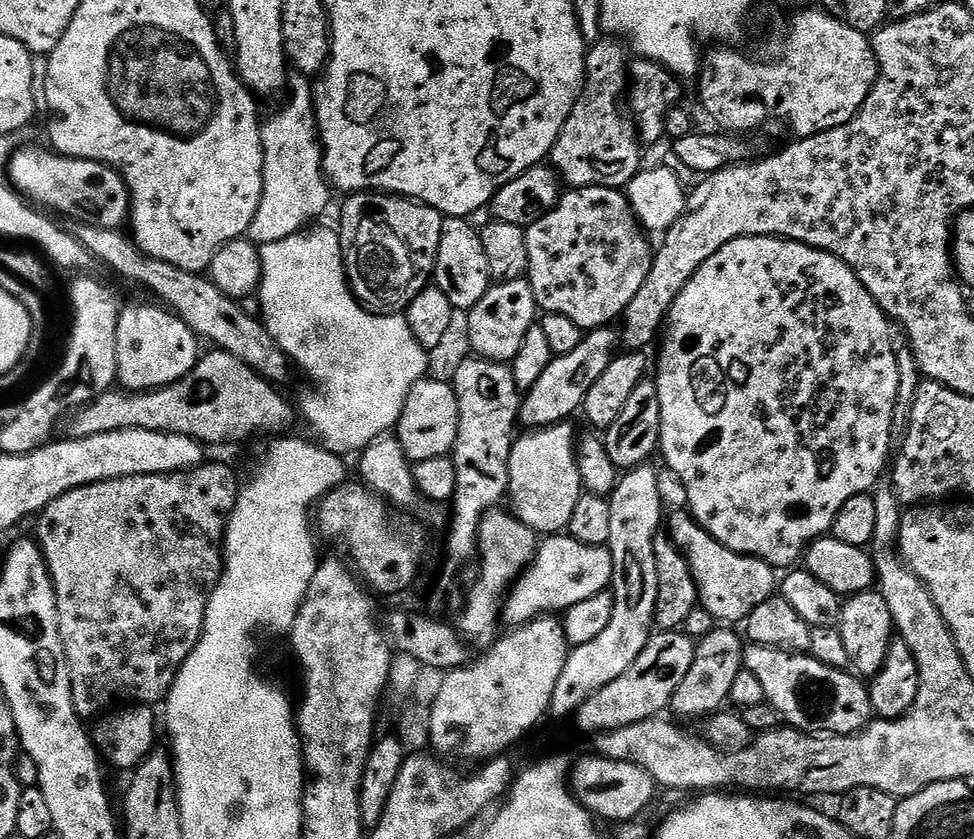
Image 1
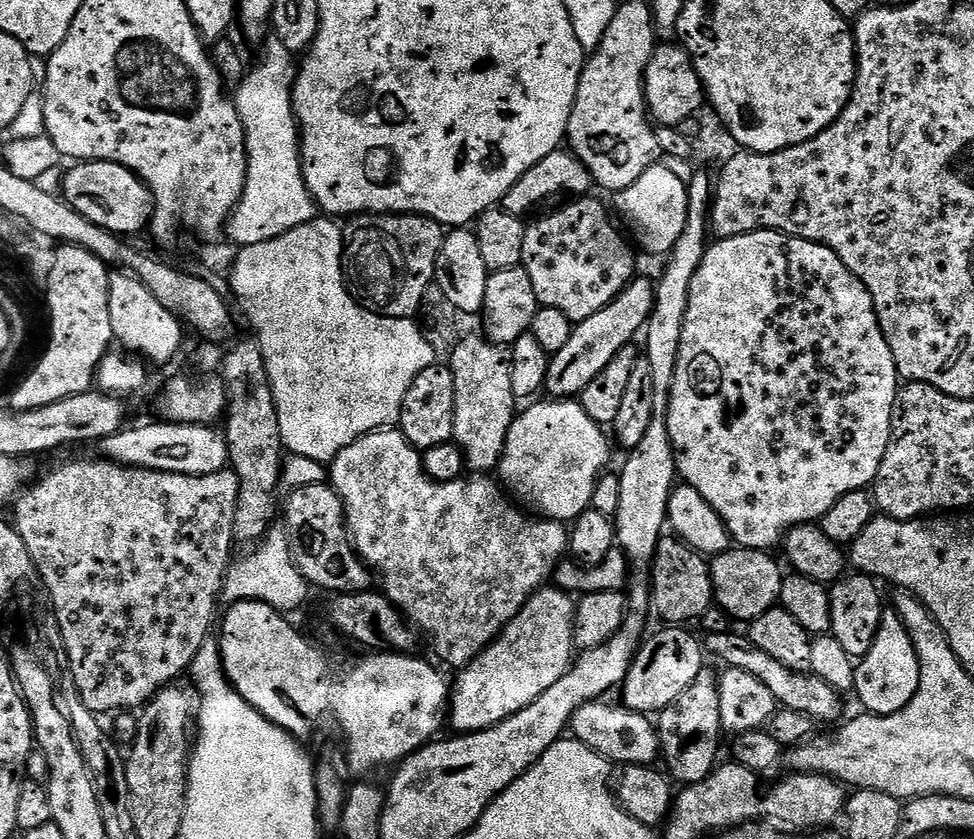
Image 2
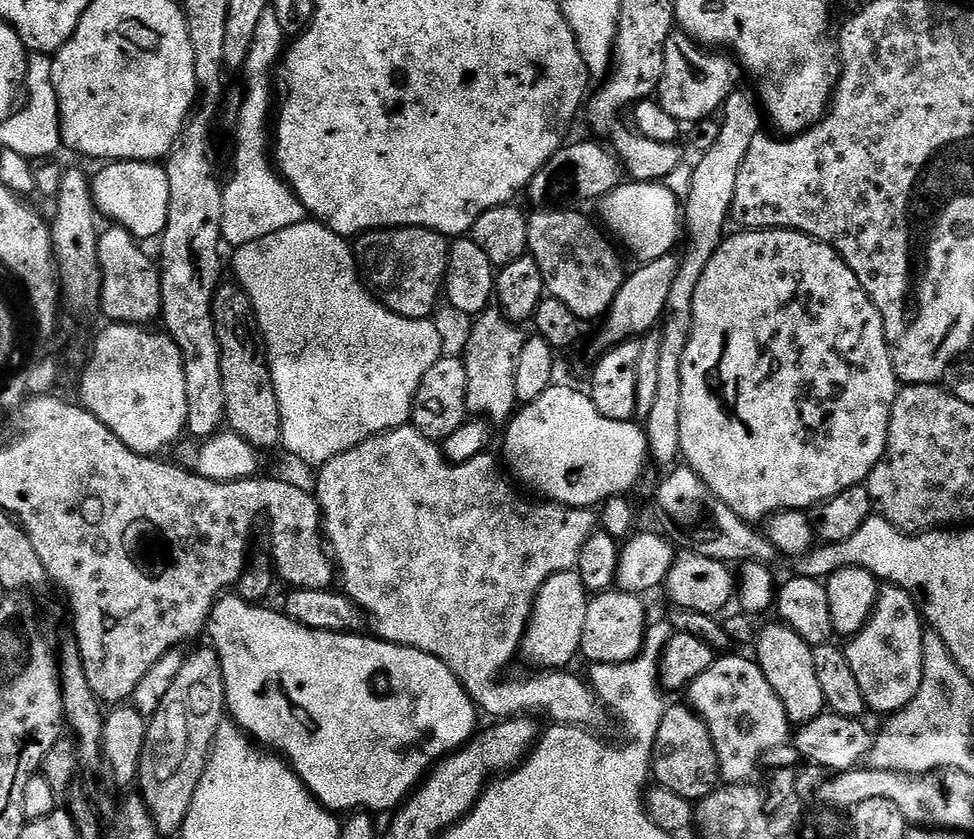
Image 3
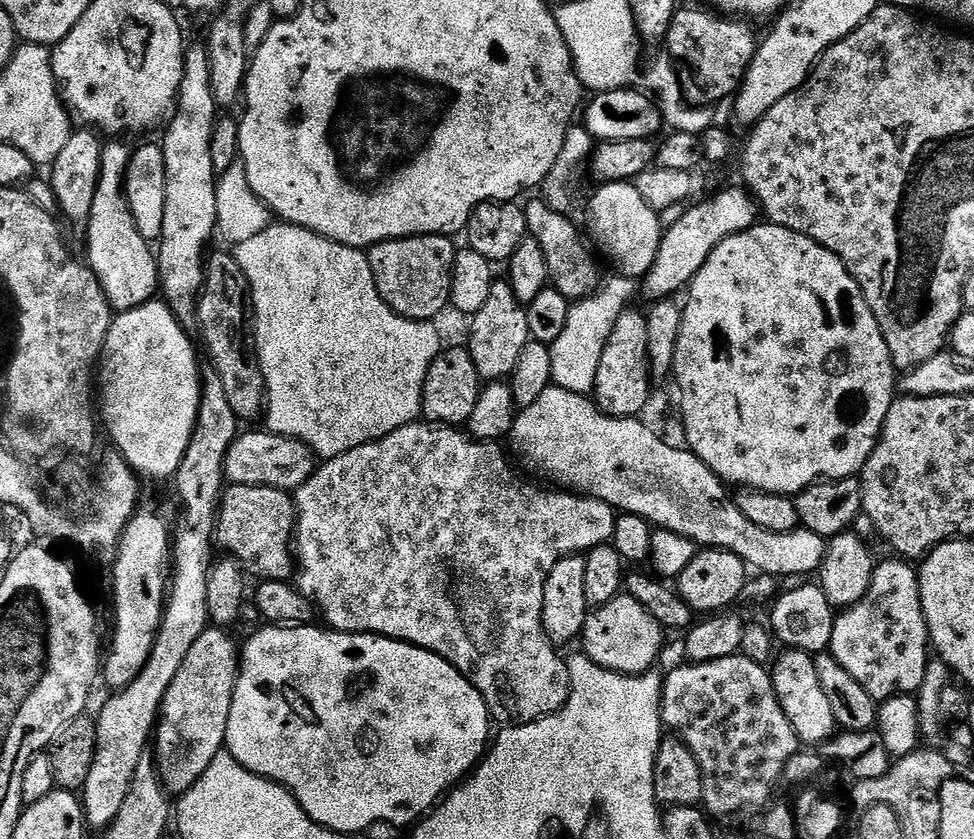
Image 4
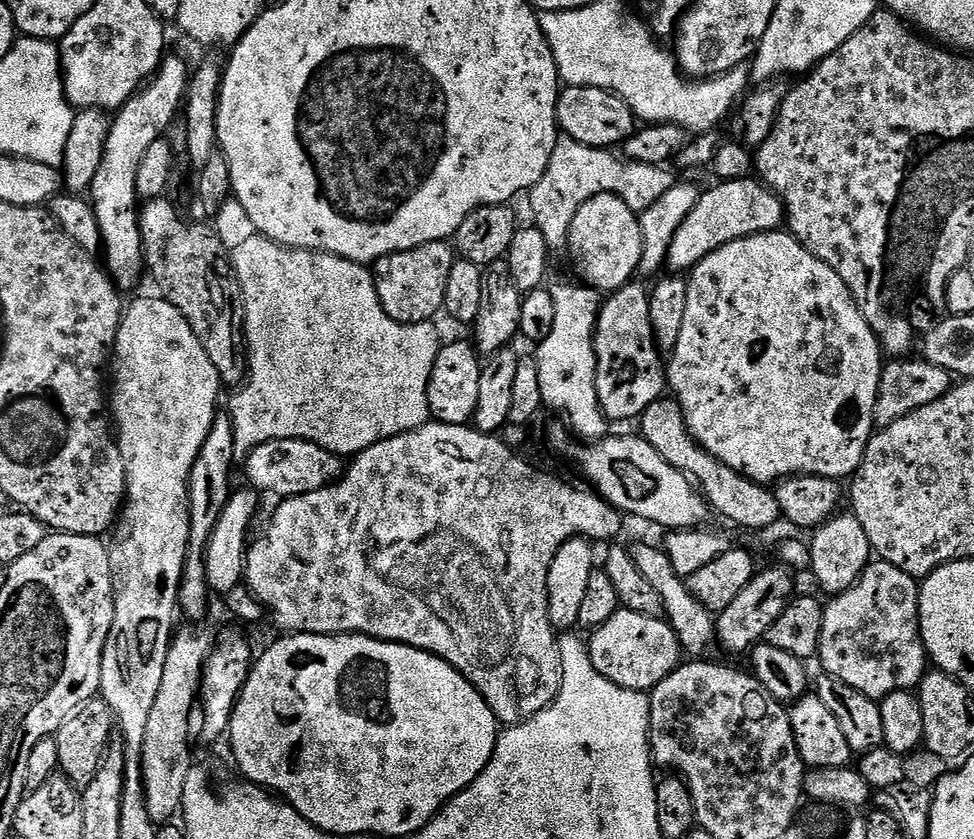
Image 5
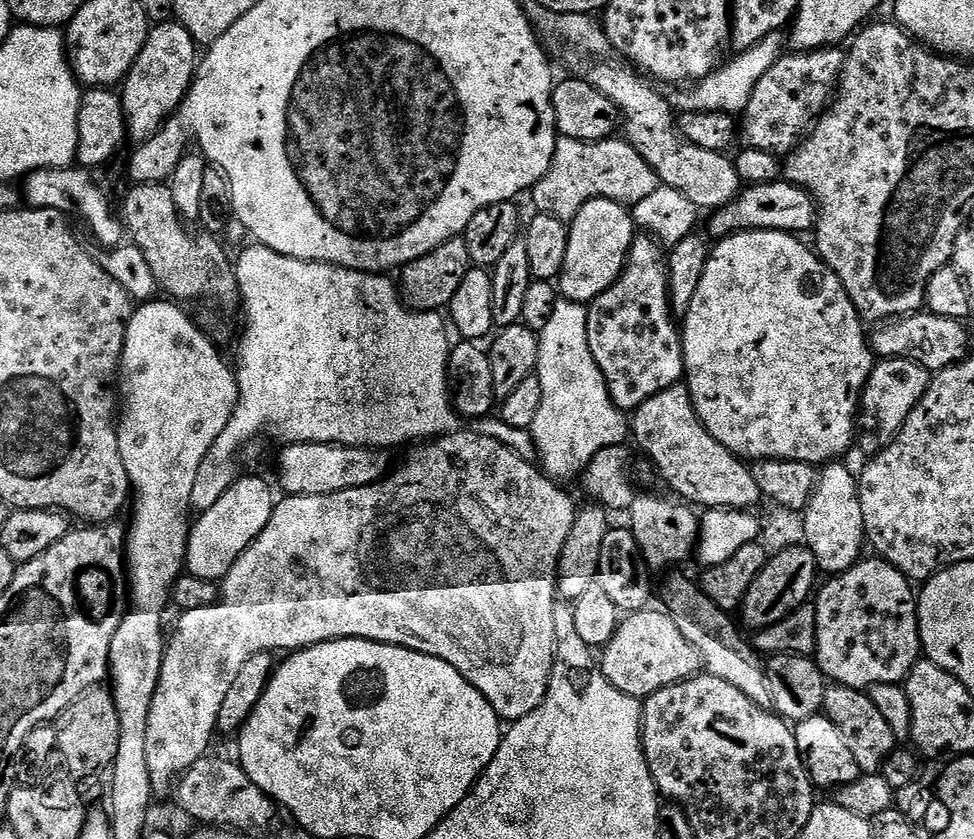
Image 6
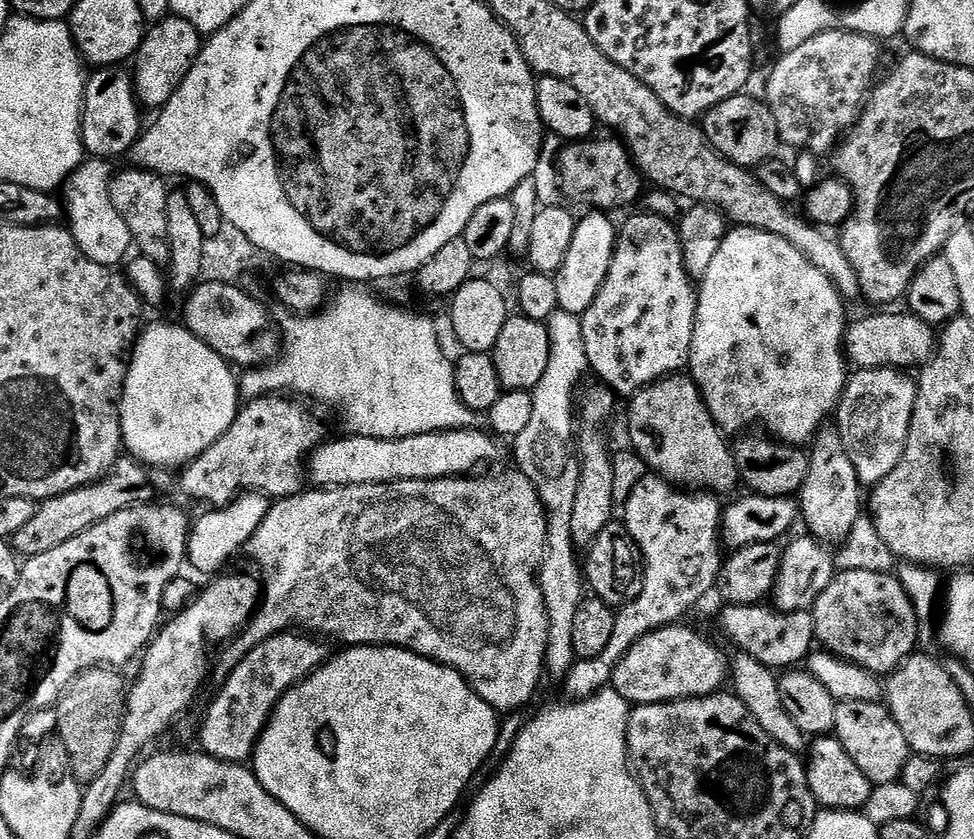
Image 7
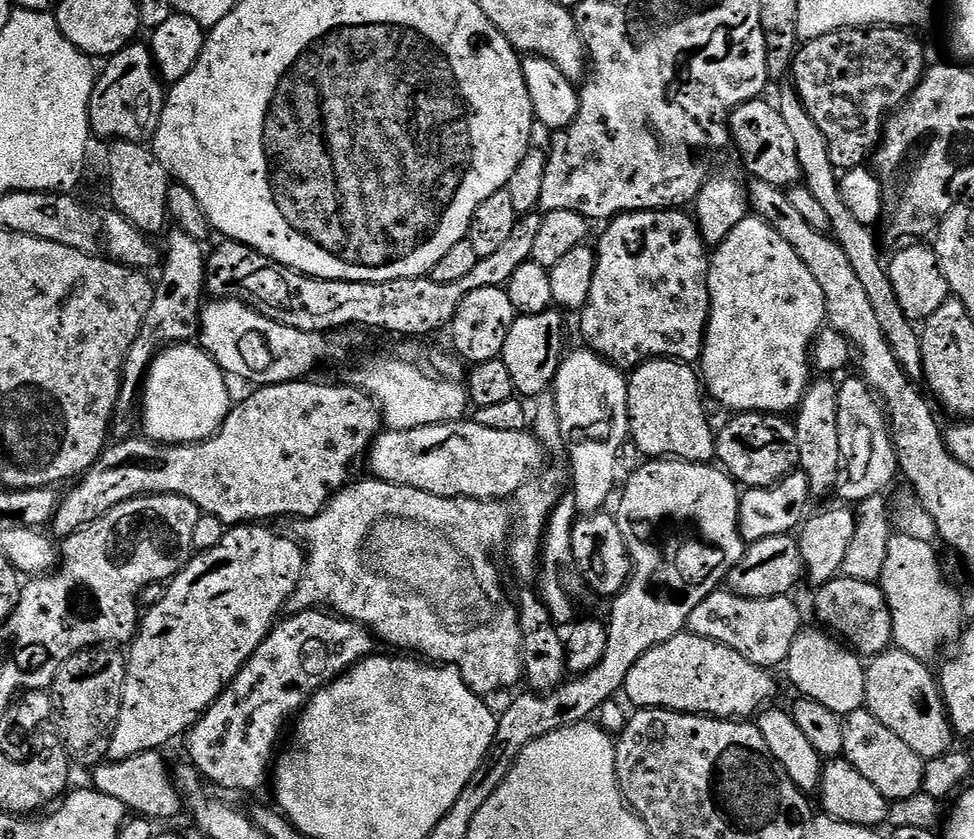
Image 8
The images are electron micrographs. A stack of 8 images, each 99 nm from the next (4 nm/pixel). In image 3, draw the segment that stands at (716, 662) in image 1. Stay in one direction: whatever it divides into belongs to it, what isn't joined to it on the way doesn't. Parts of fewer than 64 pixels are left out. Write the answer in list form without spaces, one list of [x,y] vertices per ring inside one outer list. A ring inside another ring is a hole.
[[[665,707],[656,745],[652,747],[650,772],[659,787],[674,790],[674,794],[693,802],[707,798],[721,783],[720,763],[708,724],[691,707]]]

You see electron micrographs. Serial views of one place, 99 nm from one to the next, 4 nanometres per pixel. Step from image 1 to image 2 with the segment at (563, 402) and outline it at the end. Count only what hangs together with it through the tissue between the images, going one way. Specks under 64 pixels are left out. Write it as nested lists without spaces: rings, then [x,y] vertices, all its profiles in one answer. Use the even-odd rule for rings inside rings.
[[[633,279],[615,300],[598,310],[598,314],[579,321],[573,327],[570,342],[566,342],[566,346],[562,346],[562,350],[558,350],[549,359],[548,377],[544,383],[549,397],[579,397],[586,390],[586,386],[590,386],[590,382],[594,382],[594,378],[598,378],[598,374],[602,374],[602,370],[610,366],[618,350],[629,347],[633,343],[632,339],[641,335],[642,329],[647,325],[648,315],[652,313],[656,285],[651,279],[640,279]]]

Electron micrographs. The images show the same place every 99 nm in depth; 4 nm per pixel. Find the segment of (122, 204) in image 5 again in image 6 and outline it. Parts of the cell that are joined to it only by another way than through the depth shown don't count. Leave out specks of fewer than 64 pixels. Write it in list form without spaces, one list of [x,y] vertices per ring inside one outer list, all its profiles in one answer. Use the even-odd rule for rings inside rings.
[[[175,19],[165,24],[152,24],[148,37],[134,62],[134,66],[122,81],[124,101],[124,126],[129,141],[143,142],[164,127],[173,112],[179,108],[184,96],[192,86],[198,67],[198,45],[196,39]]]

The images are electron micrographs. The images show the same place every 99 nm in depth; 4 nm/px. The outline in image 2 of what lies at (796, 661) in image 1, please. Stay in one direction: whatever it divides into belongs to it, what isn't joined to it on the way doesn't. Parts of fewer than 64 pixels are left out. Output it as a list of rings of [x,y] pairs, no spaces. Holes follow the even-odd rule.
[[[731,631],[722,634],[710,633],[703,637],[702,643],[711,655],[713,652],[718,659],[725,660],[728,668],[742,668],[754,678],[761,680],[774,694],[777,705],[806,714],[814,722],[841,719],[841,717],[839,718],[841,693],[826,686],[826,682],[822,682],[822,678],[813,676],[804,670],[787,668],[782,662],[770,658],[770,654],[754,647],[751,640],[743,635],[740,635],[741,637],[734,635]]]

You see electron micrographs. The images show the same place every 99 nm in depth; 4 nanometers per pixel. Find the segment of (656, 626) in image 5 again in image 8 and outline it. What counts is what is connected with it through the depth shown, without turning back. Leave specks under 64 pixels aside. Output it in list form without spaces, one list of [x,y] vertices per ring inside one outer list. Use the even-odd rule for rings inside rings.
[[[685,630],[668,642],[646,650],[646,654],[630,666],[622,692],[628,695],[627,703],[632,703],[631,707],[636,710],[669,708],[672,712],[719,716],[721,720],[752,718],[776,692],[776,680],[772,676],[775,675],[769,669],[746,662],[738,650],[730,650],[730,646],[715,644]]]

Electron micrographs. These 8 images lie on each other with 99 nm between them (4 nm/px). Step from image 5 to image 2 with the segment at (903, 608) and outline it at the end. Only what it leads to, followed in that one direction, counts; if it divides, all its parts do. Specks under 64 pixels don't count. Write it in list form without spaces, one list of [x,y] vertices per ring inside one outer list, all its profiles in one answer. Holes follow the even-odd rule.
[[[894,610],[885,611],[882,622],[878,626],[878,634],[874,638],[874,646],[866,655],[859,657],[856,665],[856,686],[854,696],[860,699],[865,713],[873,716],[889,716],[898,714],[918,694],[920,667],[918,654],[914,650],[914,642],[910,642],[910,634],[902,622],[902,618]]]

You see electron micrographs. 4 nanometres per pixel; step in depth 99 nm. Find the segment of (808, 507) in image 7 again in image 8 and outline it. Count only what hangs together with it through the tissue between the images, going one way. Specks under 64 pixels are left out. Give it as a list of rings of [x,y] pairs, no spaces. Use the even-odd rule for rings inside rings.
[[[832,378],[813,379],[804,392],[800,404],[794,409],[794,423],[800,451],[799,471],[808,476],[812,496],[824,496],[836,486],[840,473],[840,447],[838,446],[838,384]]]

